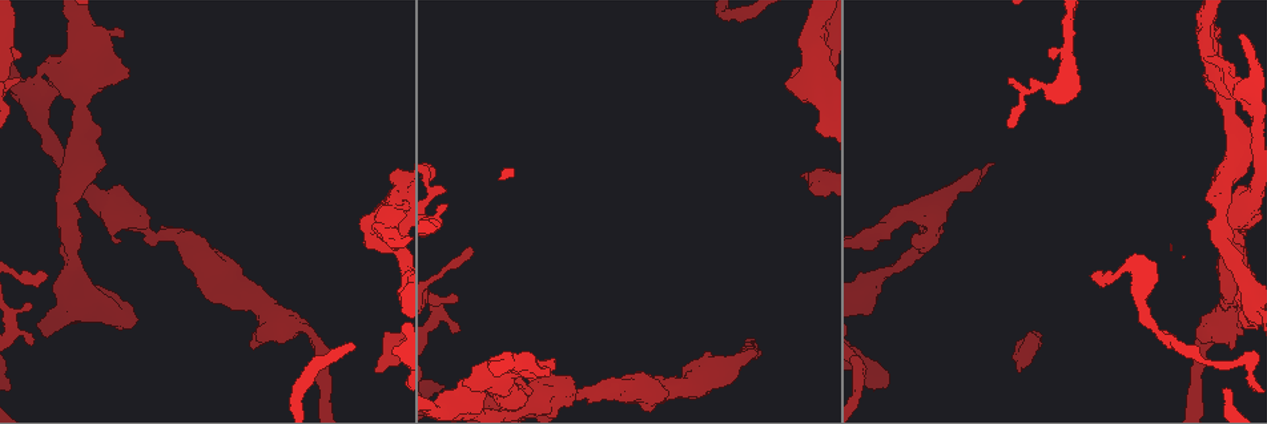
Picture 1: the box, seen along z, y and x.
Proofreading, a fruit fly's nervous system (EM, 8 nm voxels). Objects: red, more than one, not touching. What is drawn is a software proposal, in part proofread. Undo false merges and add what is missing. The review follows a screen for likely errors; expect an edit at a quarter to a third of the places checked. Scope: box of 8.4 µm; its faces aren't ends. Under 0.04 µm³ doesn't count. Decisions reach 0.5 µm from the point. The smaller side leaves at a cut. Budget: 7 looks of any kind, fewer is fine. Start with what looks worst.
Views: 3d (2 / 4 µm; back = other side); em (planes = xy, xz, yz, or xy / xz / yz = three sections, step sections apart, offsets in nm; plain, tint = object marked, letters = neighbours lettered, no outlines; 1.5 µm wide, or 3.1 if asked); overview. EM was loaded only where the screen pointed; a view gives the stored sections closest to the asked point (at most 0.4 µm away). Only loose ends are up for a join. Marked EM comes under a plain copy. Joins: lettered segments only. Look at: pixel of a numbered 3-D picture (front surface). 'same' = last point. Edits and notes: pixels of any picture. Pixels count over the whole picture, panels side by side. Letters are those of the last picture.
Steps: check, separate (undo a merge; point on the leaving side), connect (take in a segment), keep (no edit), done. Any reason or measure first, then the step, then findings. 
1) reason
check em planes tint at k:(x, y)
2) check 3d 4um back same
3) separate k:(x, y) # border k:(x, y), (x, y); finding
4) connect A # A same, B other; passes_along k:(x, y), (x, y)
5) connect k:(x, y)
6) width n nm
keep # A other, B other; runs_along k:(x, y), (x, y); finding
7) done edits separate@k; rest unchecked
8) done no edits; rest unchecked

tapers out
check em planes letters at 1:(43, 274)

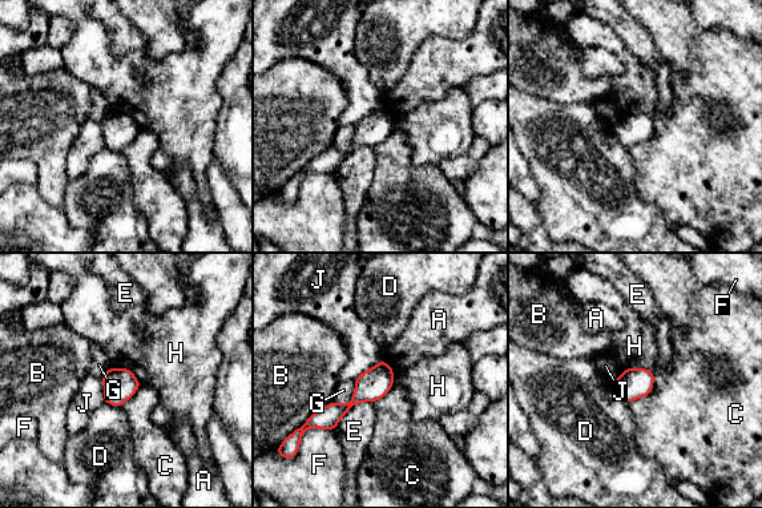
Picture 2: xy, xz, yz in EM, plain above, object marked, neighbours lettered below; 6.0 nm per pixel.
keep # A other, B other, C other, D other, E other, F other, G other, H other, J other; border 2:(111, 366), (128, 369), (141, 383); no lettered segment goes on from it

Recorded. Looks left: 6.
branch stops here
check 3d 2um at 1:(552, 360)

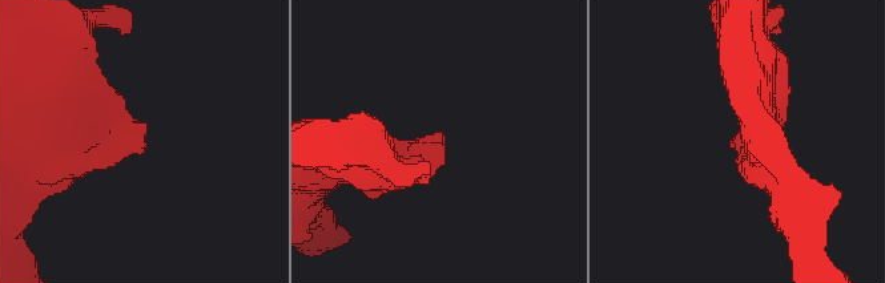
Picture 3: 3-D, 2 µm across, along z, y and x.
check em yz step 8 letters at 3:(143, 144)

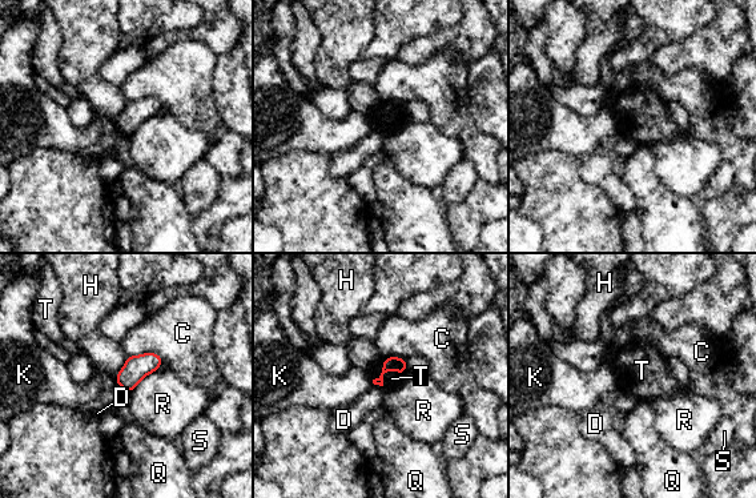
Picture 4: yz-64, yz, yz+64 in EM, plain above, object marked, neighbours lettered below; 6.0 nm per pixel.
keep # C other, D other, H other, K other, Q other, R other, S other, T other; no lettered segment goes on from it

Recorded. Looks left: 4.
thick end
check 3d 4um at 1:(1049, 55)

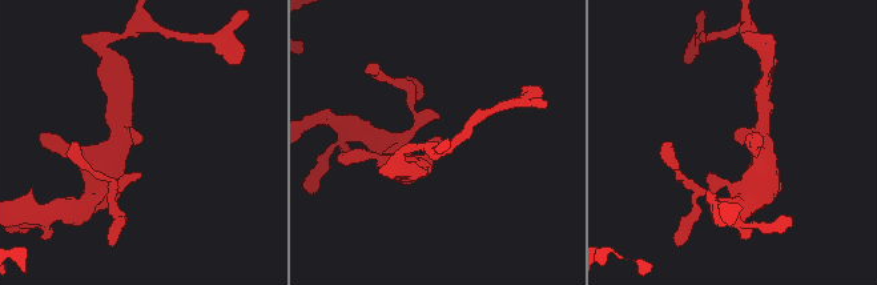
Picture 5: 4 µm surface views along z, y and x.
check em planes letters at 5:(142, 136)

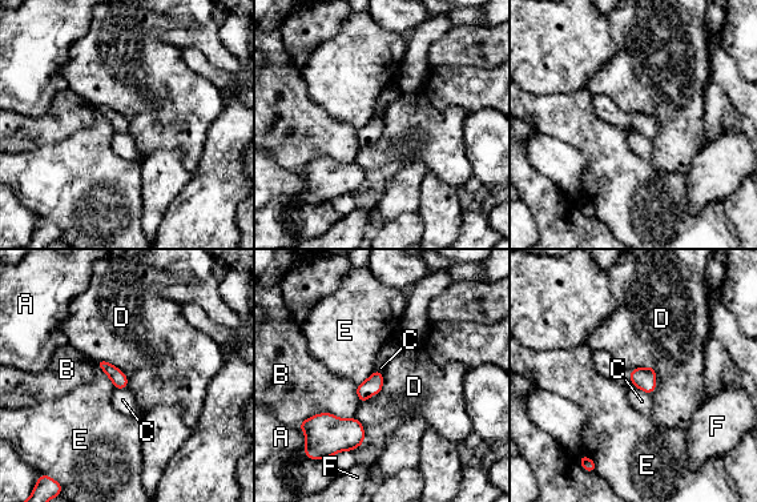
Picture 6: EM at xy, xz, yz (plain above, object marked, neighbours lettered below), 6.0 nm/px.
keep # A other, B other, C other, D other, E other, F other; none of them fits

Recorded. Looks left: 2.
done no edits; rest unchecked

